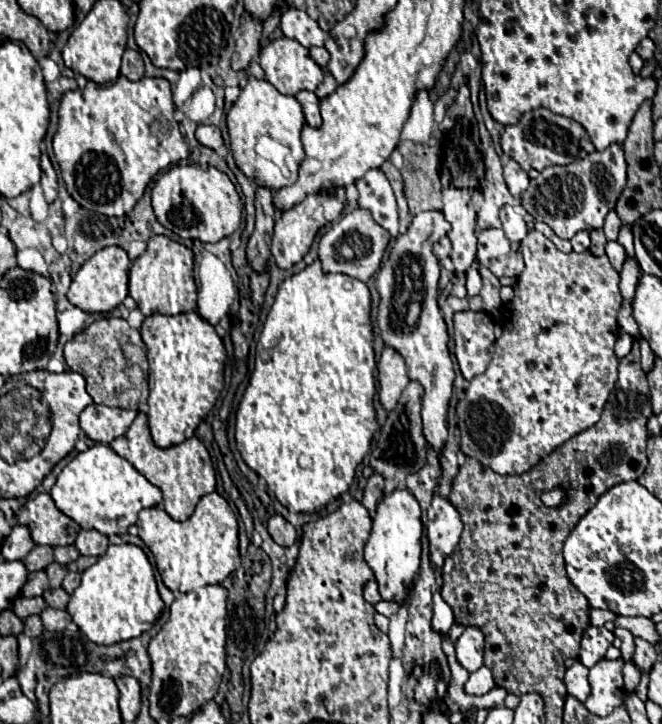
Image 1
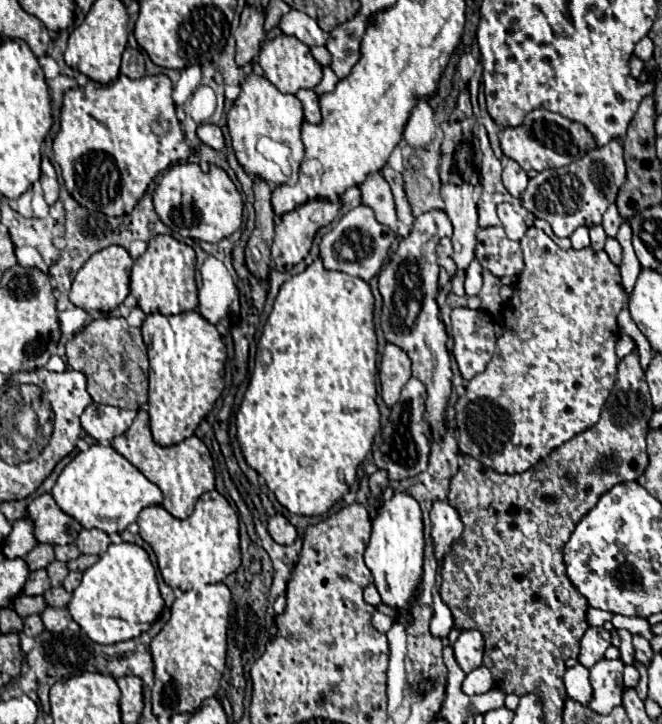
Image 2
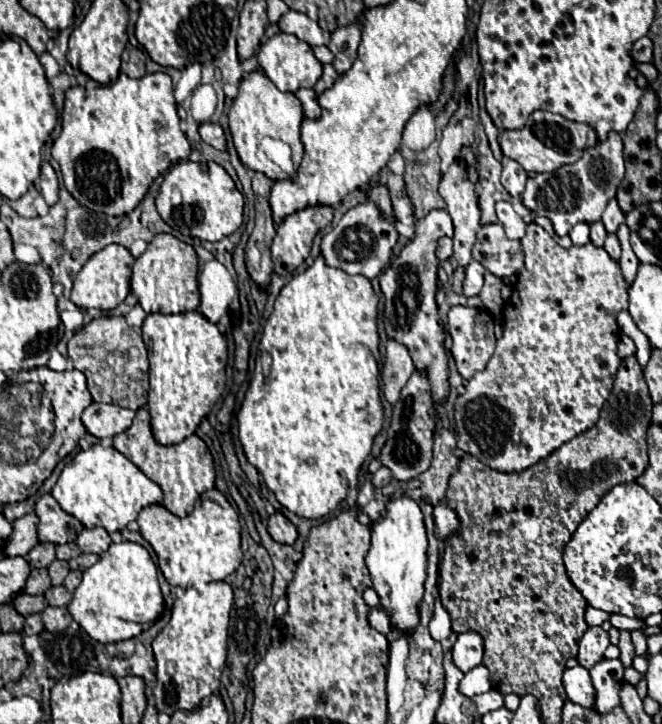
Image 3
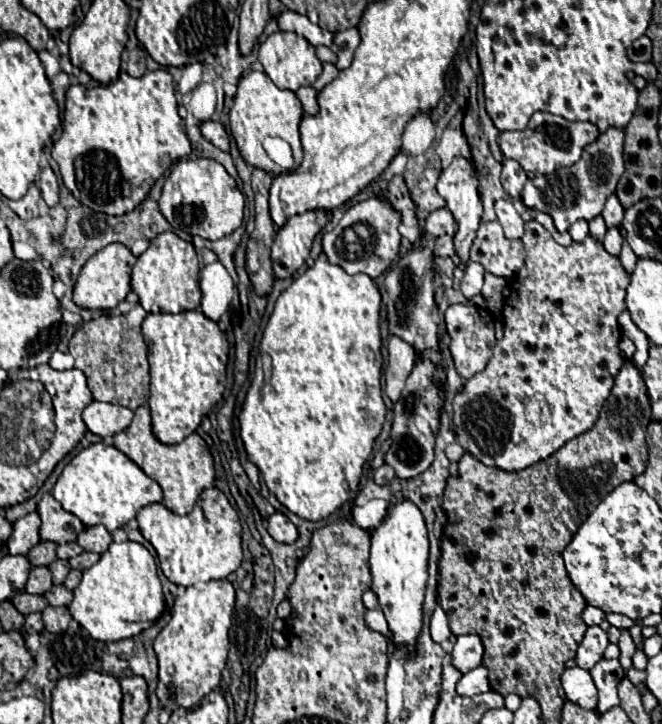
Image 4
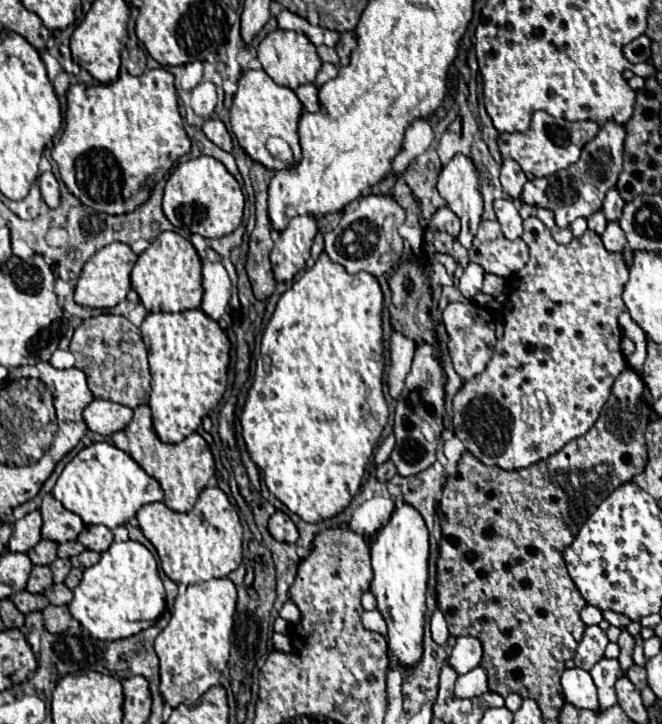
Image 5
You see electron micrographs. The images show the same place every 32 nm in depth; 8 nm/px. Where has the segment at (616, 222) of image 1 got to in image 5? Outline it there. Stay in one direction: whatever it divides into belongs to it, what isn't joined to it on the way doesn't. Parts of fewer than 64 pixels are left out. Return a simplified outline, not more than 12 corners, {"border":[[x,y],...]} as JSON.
{"border":[[618,190],[606,194],[602,208],[608,222],[620,222],[624,200]]}

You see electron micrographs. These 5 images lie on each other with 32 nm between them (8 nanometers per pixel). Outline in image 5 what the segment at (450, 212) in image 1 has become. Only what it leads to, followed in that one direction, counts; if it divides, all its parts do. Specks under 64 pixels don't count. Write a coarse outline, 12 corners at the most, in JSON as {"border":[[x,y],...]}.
{"border":[[456,154],[438,192],[460,218],[456,242],[468,250],[482,216],[478,172]]}

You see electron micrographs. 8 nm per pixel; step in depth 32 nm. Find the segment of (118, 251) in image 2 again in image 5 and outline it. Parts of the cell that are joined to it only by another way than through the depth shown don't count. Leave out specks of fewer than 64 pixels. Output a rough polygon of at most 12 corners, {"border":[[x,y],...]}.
{"border":[[122,242],[84,264],[74,302],[114,308],[138,256]]}

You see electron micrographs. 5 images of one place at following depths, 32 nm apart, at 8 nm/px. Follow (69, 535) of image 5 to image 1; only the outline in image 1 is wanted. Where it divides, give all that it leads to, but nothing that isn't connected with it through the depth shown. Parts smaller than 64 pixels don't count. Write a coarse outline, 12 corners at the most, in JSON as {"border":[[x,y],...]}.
{"border":[[50,494],[28,498],[14,518],[34,544],[74,544],[80,526]]}

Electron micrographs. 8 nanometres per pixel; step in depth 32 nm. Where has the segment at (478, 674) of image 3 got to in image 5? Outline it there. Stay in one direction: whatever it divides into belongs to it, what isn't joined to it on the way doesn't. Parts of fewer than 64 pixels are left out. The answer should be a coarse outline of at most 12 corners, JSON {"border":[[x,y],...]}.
{"border":[[478,666],[456,680],[458,698],[488,690],[486,670]]}

